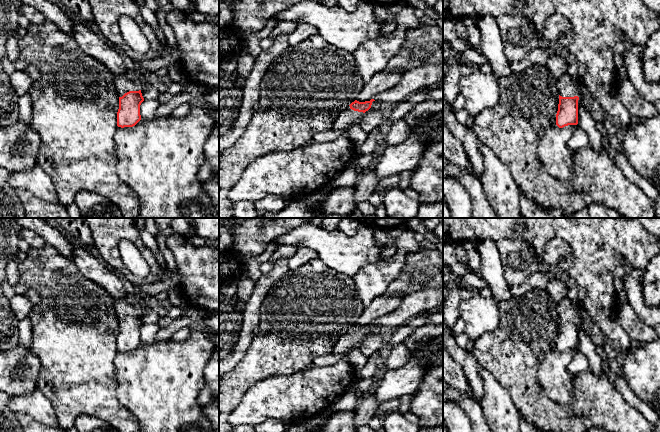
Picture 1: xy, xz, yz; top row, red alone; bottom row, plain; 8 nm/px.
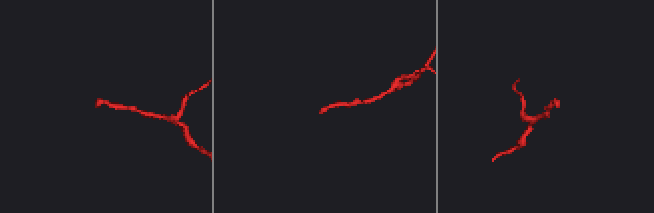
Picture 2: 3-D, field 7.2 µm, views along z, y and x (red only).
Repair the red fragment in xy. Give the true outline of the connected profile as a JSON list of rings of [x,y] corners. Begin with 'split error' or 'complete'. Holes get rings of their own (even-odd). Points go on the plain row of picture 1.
split error; [[[115,299],[114,309],[119,321],[117,350],[133,351],[140,344],[140,329],[144,325],[139,308],[124,299]]]

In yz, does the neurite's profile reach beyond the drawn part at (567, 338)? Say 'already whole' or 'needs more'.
needs more

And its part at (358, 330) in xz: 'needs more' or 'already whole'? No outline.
needs more

